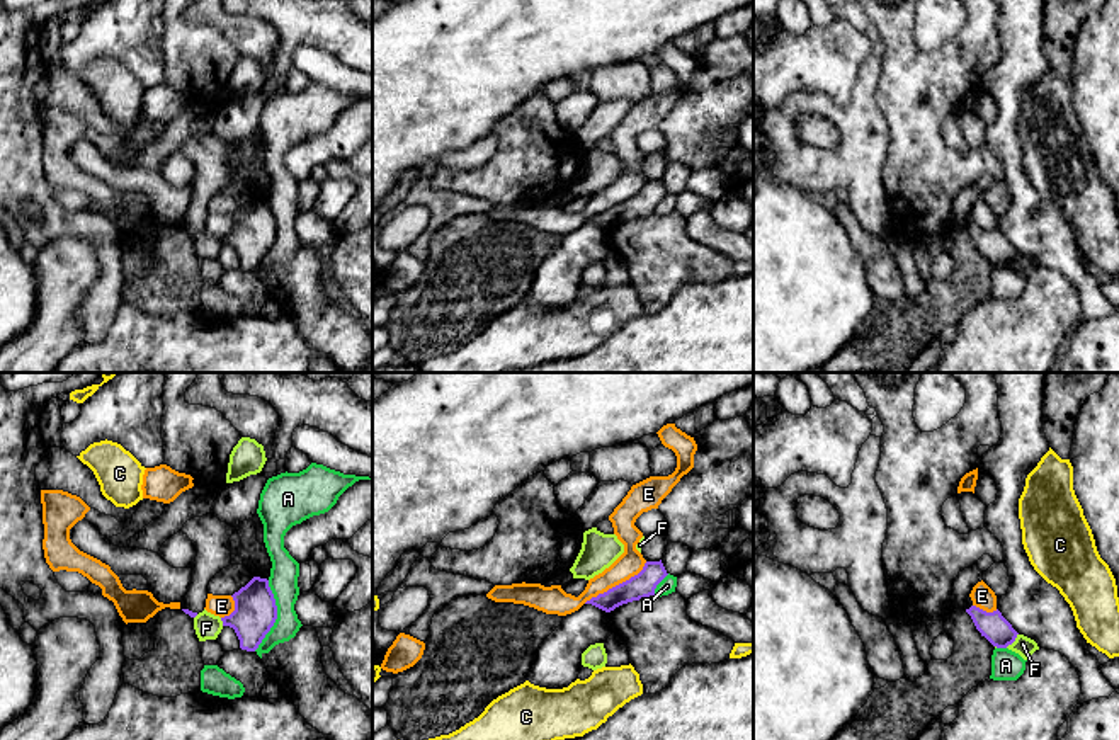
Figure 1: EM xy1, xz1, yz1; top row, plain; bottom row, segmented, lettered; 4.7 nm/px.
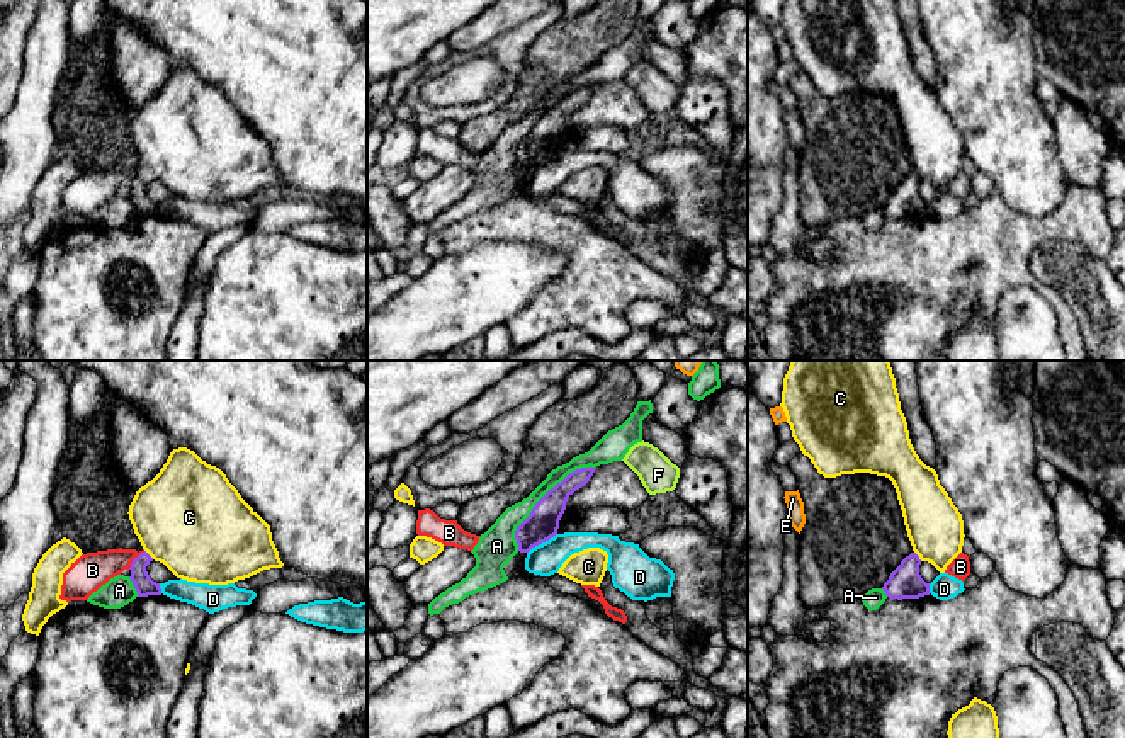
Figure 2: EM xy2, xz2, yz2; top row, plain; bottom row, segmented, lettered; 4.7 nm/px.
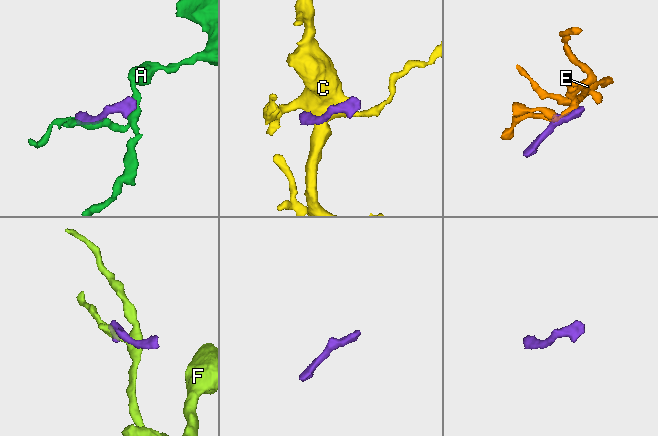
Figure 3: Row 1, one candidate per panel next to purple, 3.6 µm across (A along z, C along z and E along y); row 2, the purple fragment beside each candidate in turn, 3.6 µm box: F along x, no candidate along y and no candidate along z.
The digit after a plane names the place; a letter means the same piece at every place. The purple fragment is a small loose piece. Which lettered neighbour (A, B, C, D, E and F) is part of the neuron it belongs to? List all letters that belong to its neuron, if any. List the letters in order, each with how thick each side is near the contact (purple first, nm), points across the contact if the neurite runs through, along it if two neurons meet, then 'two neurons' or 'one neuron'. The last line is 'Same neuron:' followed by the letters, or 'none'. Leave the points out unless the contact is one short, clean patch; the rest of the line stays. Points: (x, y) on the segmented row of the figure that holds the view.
A: calibres 150 and 130 nm; two neurons
B: calibres 90 and 170 nm; border xy2 (145, 551), (128, 568); two neurons
C: calibres 90 and 480 nm; border xy2 (145, 550), (153, 558); two neurons
D: calibres 150 and 150 nm; border xz2 (556, 533), (527, 553); two neurons
E: calibres 120 and 120 nm; two neurons
F: calibres 140 and 90 nm; border yz1 (1017, 633), (1005, 647); two neurons
Same neuron: none

